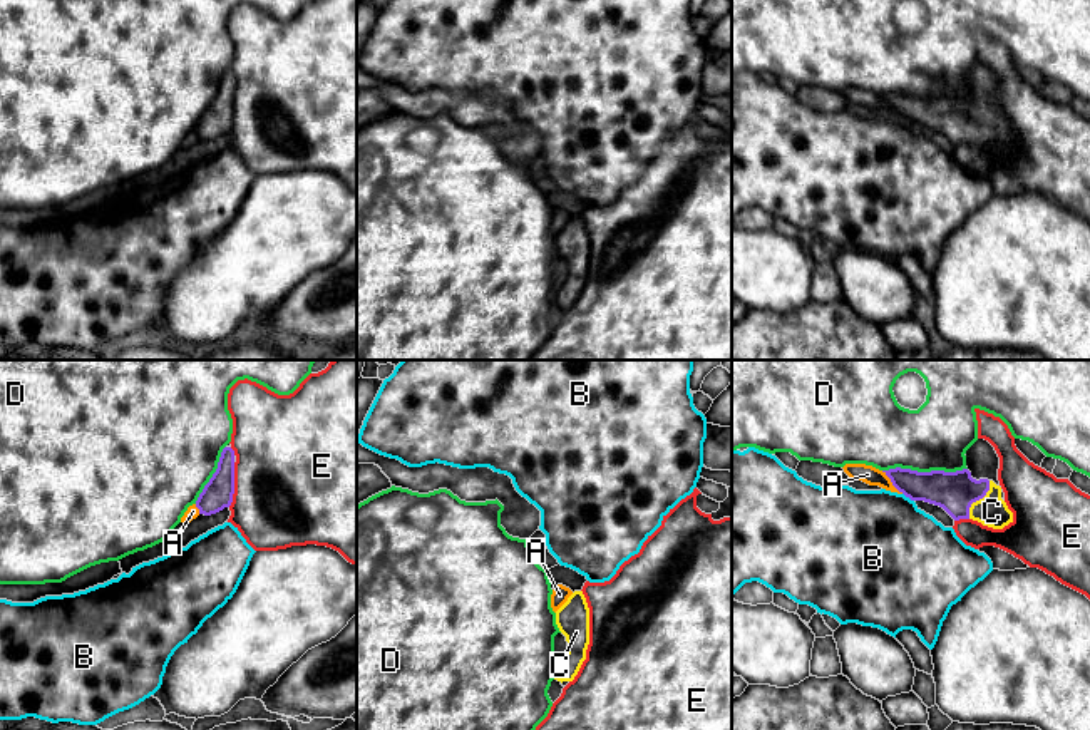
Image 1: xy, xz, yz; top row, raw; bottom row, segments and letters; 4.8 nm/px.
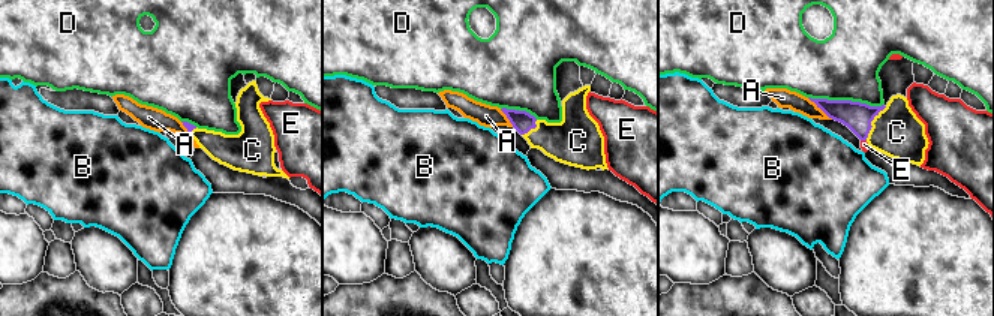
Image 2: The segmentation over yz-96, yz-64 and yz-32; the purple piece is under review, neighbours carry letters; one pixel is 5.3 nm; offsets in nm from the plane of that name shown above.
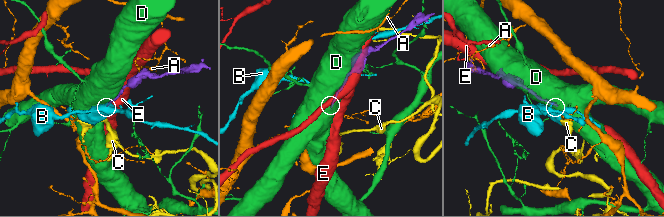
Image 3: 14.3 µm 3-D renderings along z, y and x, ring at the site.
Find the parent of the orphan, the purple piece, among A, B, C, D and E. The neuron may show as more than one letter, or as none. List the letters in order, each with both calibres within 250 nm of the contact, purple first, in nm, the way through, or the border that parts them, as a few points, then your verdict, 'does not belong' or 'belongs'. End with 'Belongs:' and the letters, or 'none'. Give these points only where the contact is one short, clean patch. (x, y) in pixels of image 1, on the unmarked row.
A: calibres 170 and 90 nm; does not belong
B: calibres 190 and 480 nm; border yz (903, 118), (913, 126); does not belong
C: calibres 190 and 150 nm; way yz (956, 116), (963, 123), (978, 124), (992, 136); belongs
D: calibres 190 and 320 nm; does not belong
E: calibres 140 and 500 nm; does not belong
Belongs: C

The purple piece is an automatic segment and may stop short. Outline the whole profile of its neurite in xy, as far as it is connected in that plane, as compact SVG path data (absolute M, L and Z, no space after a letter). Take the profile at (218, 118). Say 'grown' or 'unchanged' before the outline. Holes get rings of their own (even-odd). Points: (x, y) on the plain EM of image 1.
unchanged; M224 72L218 94L196 126L199 139L211 141L229 132L234 119L234 75Z

